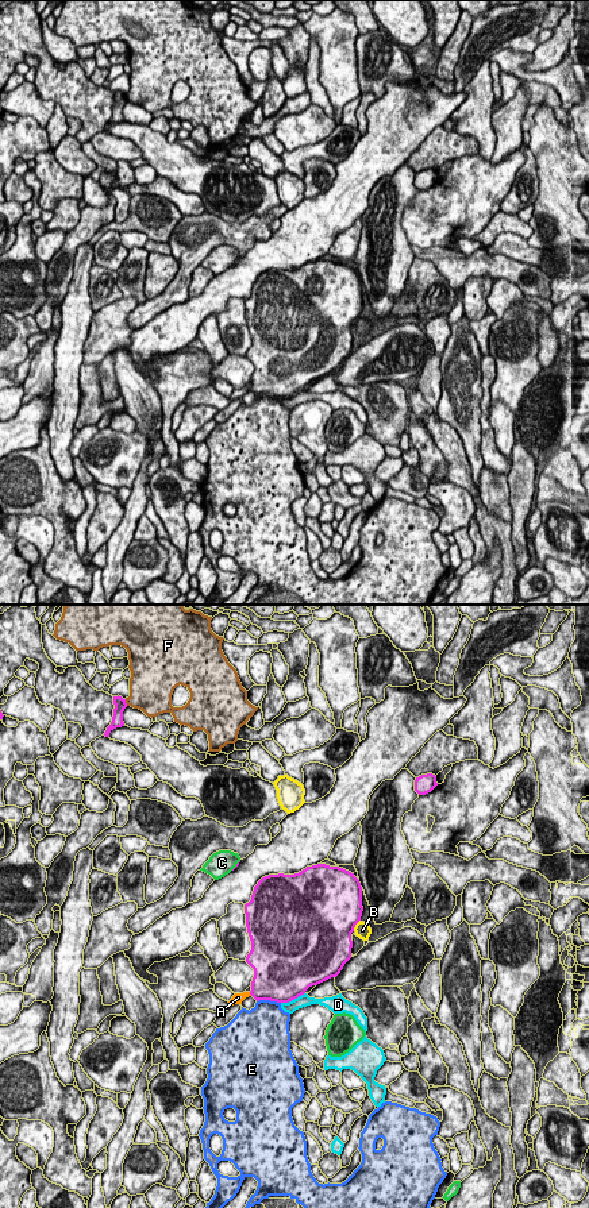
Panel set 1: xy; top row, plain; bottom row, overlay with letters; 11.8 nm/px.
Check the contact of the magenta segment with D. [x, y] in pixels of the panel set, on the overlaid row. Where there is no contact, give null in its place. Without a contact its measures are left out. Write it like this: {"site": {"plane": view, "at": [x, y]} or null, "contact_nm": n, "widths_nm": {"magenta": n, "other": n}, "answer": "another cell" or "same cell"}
{"site": {"plane": "xy", "at": [292, 999]}, "contact_nm": 320, "widths_nm": {"magenta": 500, "other": 140}, "answer": "another cell"}

